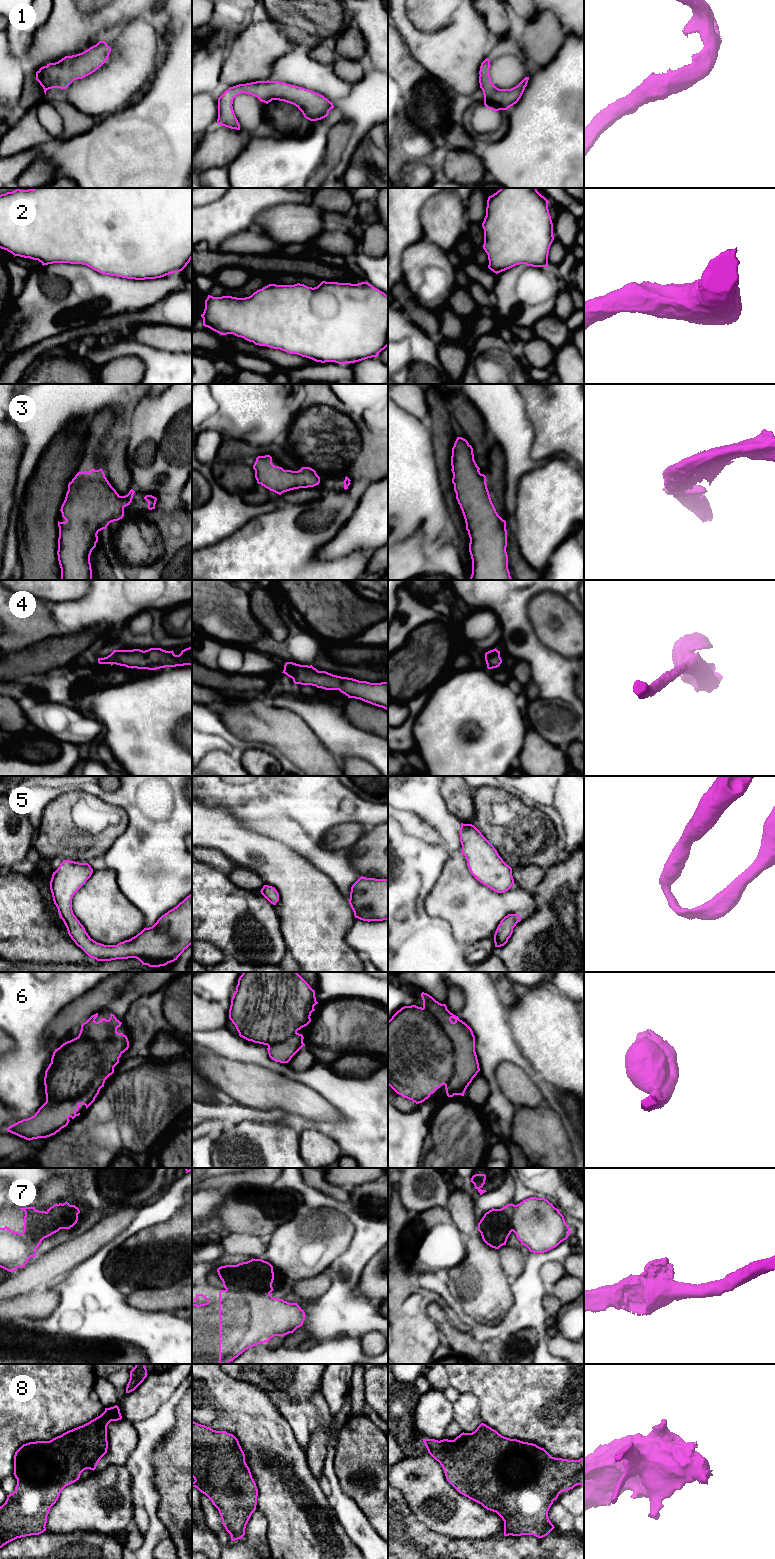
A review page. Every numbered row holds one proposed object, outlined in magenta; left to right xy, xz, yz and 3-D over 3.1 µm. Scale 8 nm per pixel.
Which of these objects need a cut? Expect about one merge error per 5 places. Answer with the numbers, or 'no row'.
7

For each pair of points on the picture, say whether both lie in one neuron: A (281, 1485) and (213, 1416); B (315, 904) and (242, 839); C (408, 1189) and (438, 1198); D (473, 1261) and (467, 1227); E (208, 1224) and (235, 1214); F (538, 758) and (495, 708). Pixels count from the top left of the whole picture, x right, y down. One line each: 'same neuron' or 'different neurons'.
A: same neuron
B: same neuron
C: same neuron
D: different neurons
E: different neurons
F: different neurons

